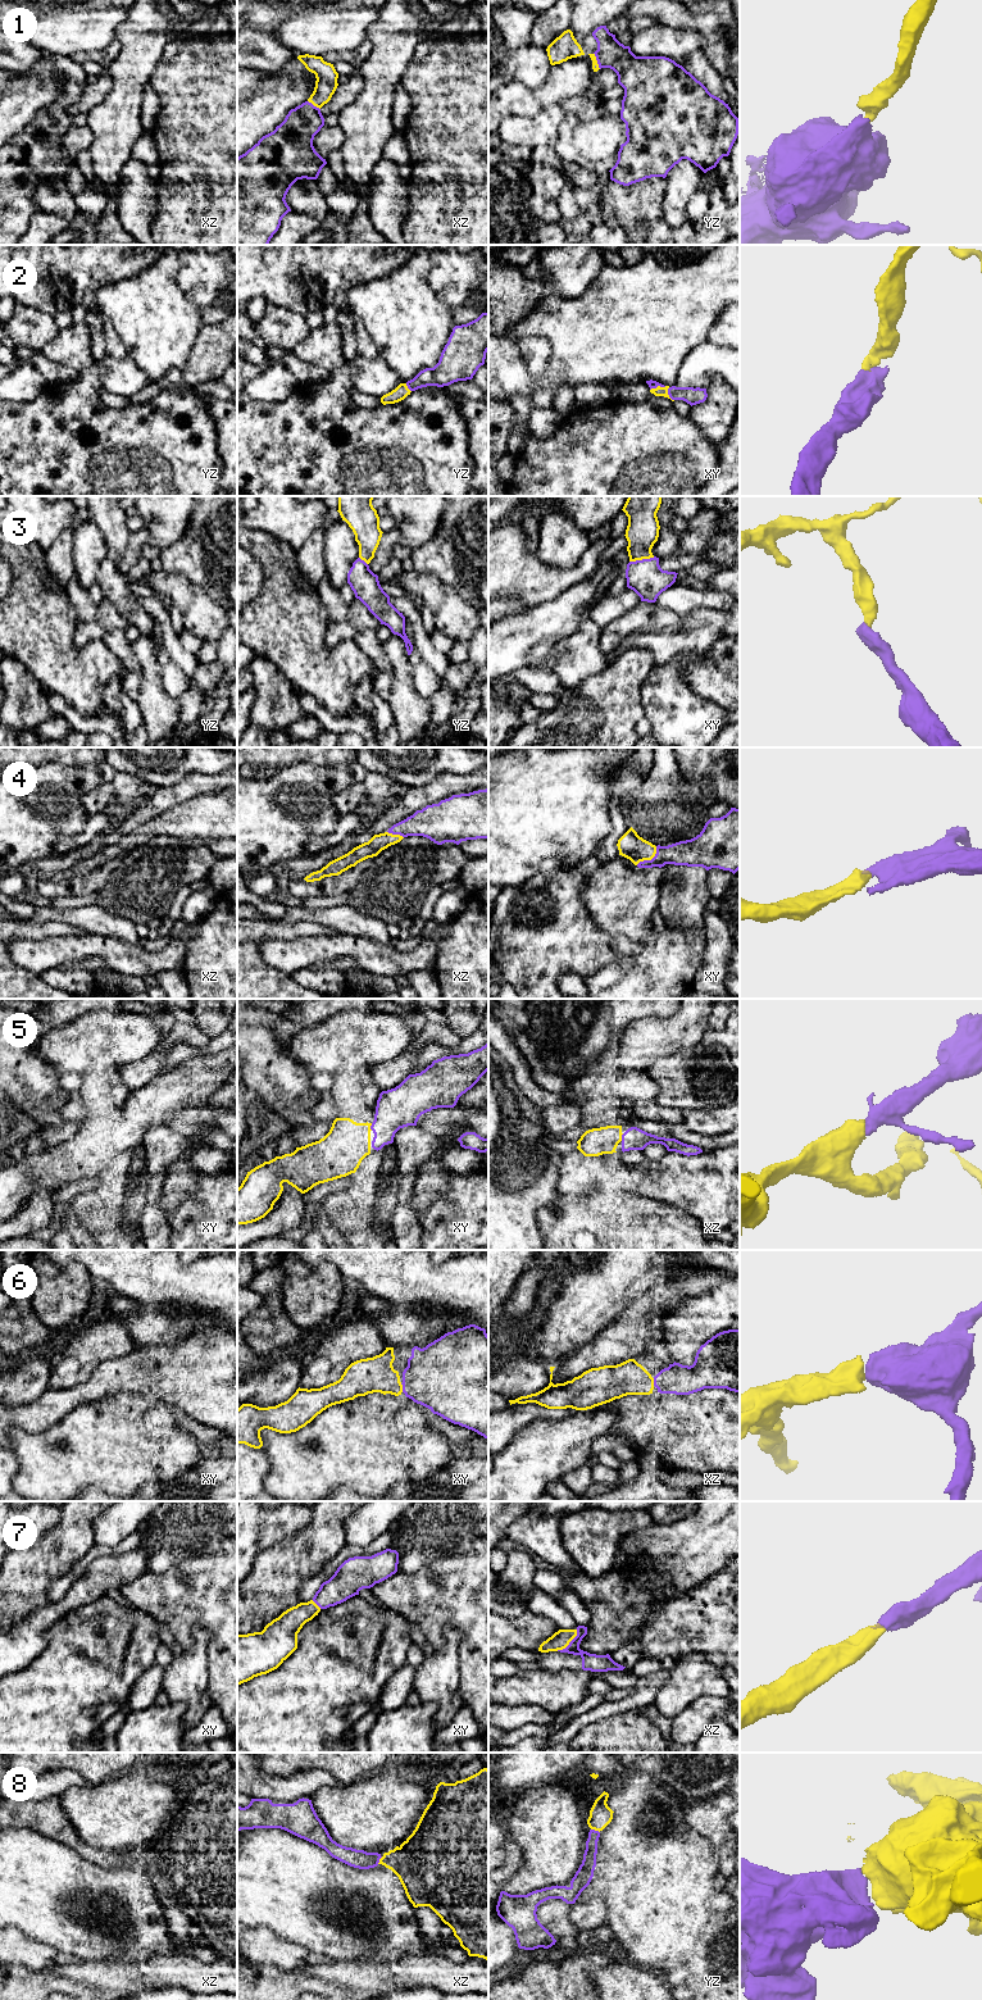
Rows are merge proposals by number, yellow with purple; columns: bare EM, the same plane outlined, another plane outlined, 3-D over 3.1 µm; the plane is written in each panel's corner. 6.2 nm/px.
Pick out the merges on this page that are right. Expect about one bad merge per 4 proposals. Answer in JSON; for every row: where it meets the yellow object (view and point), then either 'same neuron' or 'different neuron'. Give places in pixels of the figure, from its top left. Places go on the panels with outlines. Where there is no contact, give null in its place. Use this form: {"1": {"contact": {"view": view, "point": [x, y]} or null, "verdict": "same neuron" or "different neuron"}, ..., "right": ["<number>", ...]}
{"1": {"contact": {"view": "yz", "point": [596, 60]}, "verdict": "same neuron"}, "2": {"contact": {"view": "xy", "point": [658, 386]}, "verdict": "same neuron"}, "3": {"contact": {"view": "xy", "point": [641, 559]}, "verdict": "same neuron"}, "4": {"contact": {"view": "xy", "point": [649, 859]}, "verdict": "same neuron"}, "5": {"contact": {"view": "xy", "point": [369, 1127]}, "verdict": "same neuron"}, "6": {"contact": {"view": "xy", "point": [401, 1387]}, "verdict": "same neuron"}, "7": {"contact": {"view": "xz", "point": [569, 1641]}, "verdict": "same neuron"}, "8": {"contact": {"view": "yz", "point": [595, 1830]}, "verdict": "same neuron"}, "right": ["1", "2", "3", "4", "5", "6", "7", "8"]}

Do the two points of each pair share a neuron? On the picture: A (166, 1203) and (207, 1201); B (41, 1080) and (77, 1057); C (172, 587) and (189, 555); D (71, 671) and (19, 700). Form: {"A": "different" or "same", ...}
{"A": "different", "B": "different", "C": "different", "D": "different"}

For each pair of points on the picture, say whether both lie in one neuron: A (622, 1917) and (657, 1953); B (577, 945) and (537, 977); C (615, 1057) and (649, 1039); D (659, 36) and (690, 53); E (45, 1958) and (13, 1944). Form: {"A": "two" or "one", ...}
{"A": "one", "B": "one", "C": "one", "D": "one", "E": "one"}

